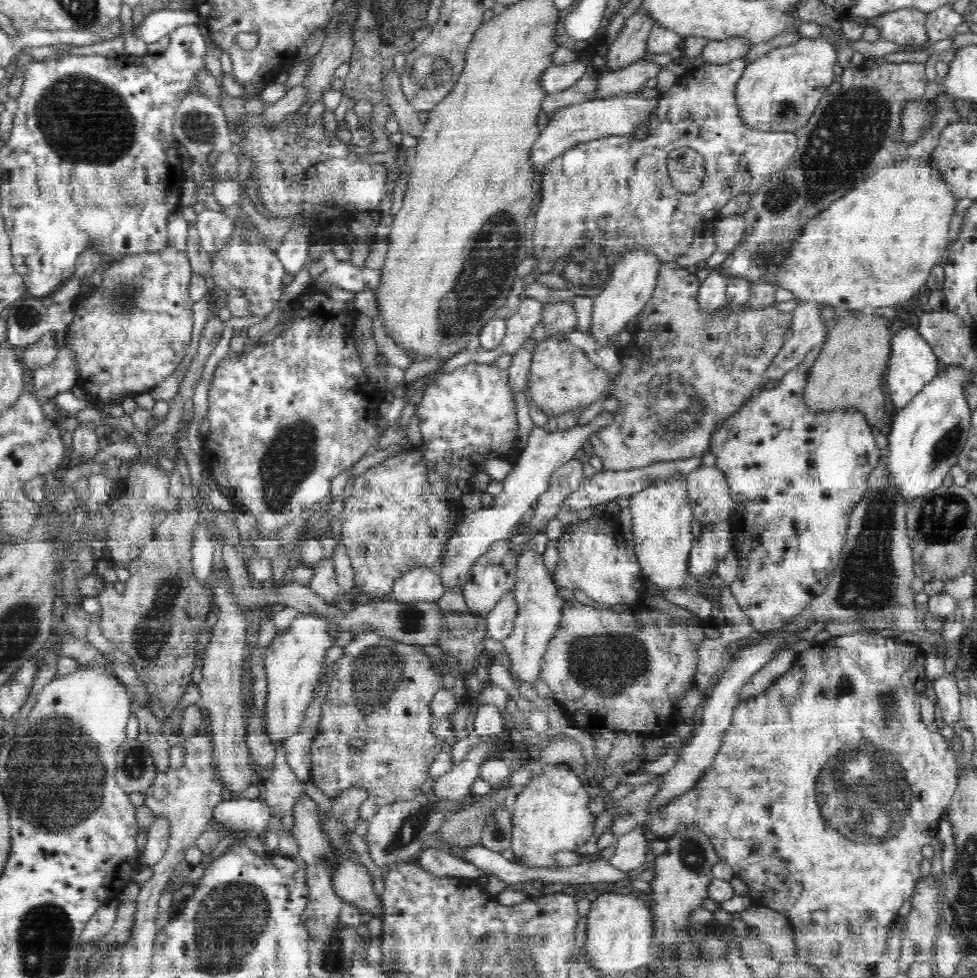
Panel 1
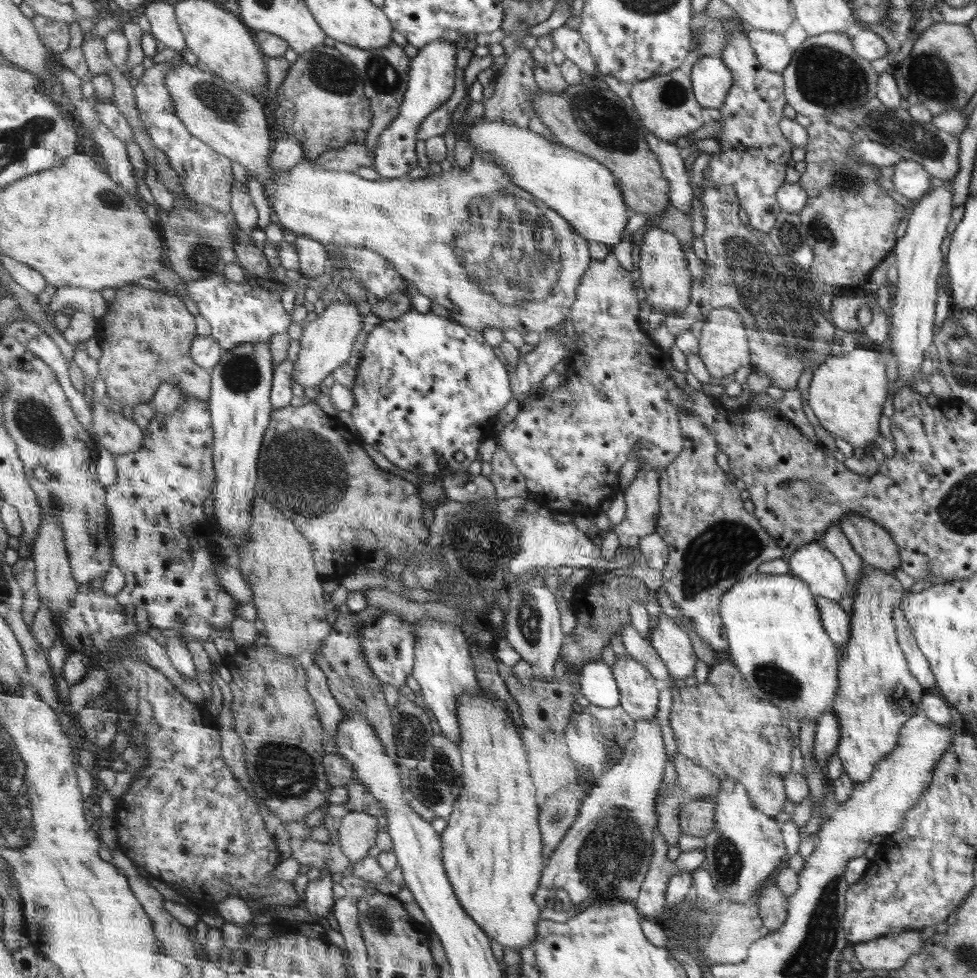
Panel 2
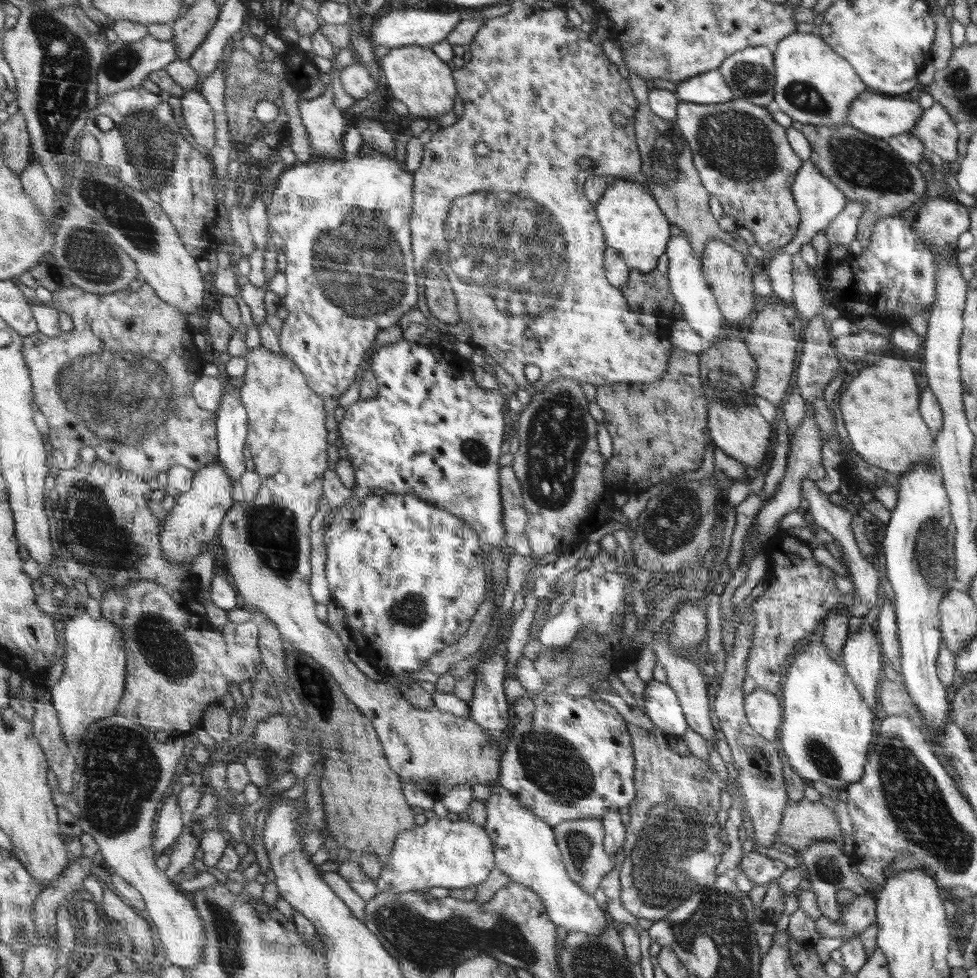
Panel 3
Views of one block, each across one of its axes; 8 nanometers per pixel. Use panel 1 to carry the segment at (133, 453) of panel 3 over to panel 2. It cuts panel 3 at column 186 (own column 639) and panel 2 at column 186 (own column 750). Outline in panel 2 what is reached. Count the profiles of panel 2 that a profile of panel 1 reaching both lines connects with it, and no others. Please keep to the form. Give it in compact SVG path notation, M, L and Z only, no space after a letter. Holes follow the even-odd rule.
M135 284L117 289L116 298L110 303L107 316L102 318L102 326L96 332L96 338L103 350L103 356L98 360L100 374L108 388L109 402L123 408L129 406L134 410L138 404L155 400L158 389L170 381L181 386L185 396L198 397L208 401L213 396L213 373L206 367L201 367L192 358L194 341L197 340L196 316L188 310L186 301L178 295L164 293L150 288L143 288Z

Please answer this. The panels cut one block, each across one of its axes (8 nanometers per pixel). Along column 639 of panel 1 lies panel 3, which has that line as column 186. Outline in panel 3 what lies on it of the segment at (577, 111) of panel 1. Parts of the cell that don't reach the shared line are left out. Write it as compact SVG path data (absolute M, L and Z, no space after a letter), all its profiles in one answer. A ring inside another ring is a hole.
M188 91L182 98L183 117L195 141L206 149L217 146L217 123L215 111L209 99L197 91Z

